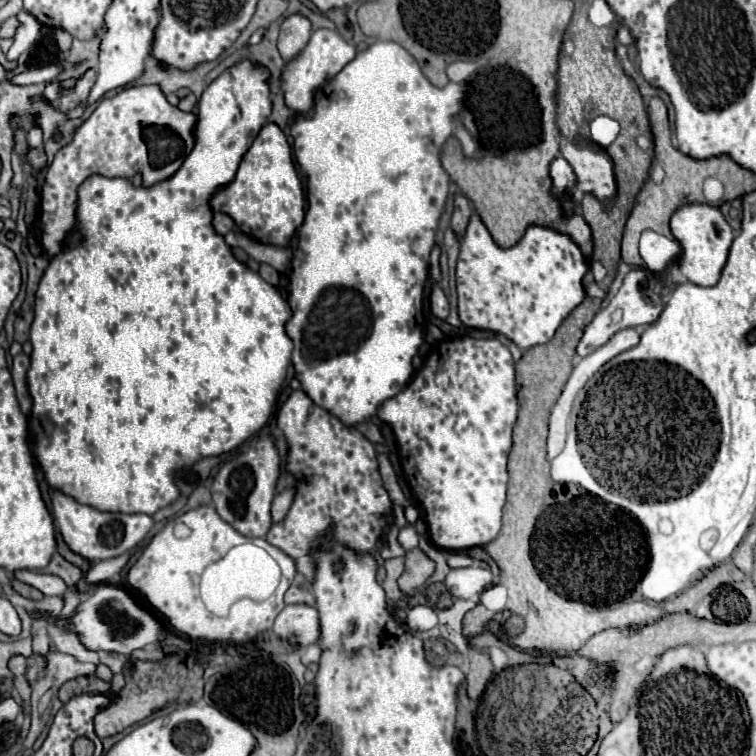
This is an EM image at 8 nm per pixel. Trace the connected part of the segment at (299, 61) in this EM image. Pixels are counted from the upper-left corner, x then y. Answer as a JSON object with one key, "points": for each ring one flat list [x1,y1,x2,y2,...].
{"points":[[316,29,308,41,308,45,304,47,304,51,300,51,294,61,286,63,286,69,282,73,282,91,286,97,286,105,294,111,300,113,310,113,312,111,312,99,314,99,314,89,320,87,324,81,332,79,346,63,350,63,356,57,356,47,348,41,344,41,336,31,330,29]]}

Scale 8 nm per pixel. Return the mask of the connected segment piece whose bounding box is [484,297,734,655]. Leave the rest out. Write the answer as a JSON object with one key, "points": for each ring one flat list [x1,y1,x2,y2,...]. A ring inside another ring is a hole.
{"points":[[586,297,582,301,582,305,578,305,578,309,574,309,566,321,558,327,558,333,554,335,552,341,548,341,546,345,536,345,528,351,524,351,522,355,522,361,516,363,516,383,518,383,518,403,520,403,520,409,518,409,518,419,516,419,516,425,514,425,514,443,512,443,512,449,510,449,510,457,508,457,508,499,506,499,506,505,504,505,504,521,502,521,502,529,500,529,500,535,488,543,484,549,486,553,496,561,498,569,500,569,500,583,508,589,508,603,506,603,506,609,512,611,512,613,518,613,524,617,526,621,526,629,522,635,518,635,512,645,518,647,520,651,540,651,540,653,556,653,556,655,568,655,568,653,576,653,592,635,604,631,604,629,640,629,652,621,658,621,662,619,664,615,672,615,672,613,680,613,680,611,688,611,692,613,696,609,696,605,700,603,700,599,704,599,706,595,710,595,718,585,726,585,726,583,732,583,734,581,734,567,732,565,720,565,716,569,712,569,706,577,702,577,696,585,692,585,690,589,686,589,682,595,674,597,674,599,668,599,664,601,662,605,658,603,648,603,648,601,634,601,630,603,630,611,606,611,606,615,600,619,598,613,596,613,596,623,594,623,594,613,588,613,588,611,564,611,564,597,560,597,558,593,554,593,538,575,538,571,534,569,532,565,532,559,530,559,530,535,534,531,534,523,536,519,540,517,540,513,552,505,552,487,554,481,550,479,550,461,546,457,546,435,548,435,548,417,550,417,550,409,554,407,556,399,560,397,562,389,564,389,564,383,568,381,570,373,572,373,572,359,574,359,574,353,576,353,576,345,582,337,582,331,584,327,594,319,594,315,598,313,600,309,600,303,602,299,594,299,594,297]]}

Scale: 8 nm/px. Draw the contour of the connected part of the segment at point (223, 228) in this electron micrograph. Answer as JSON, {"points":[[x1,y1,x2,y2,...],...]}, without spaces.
{"points":[[214,213,212,225,214,225,214,231,216,231,218,235,226,235,226,233,234,227,234,221,232,221,228,215,224,215,224,213]]}

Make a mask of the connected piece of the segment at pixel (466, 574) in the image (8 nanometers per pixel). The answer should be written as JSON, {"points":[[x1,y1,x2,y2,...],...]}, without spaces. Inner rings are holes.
{"points":[[472,565,466,569,452,569,446,575,444,585,452,597,472,599,472,597,480,595,484,589,488,589,492,585,492,581,494,581,494,577,492,577,490,569]]}

